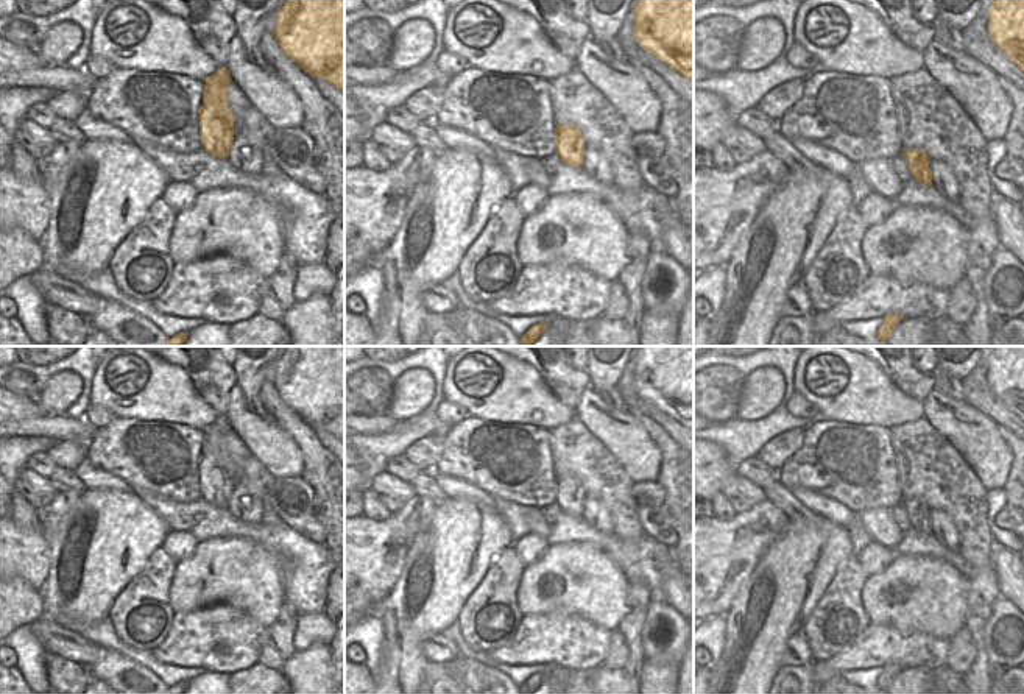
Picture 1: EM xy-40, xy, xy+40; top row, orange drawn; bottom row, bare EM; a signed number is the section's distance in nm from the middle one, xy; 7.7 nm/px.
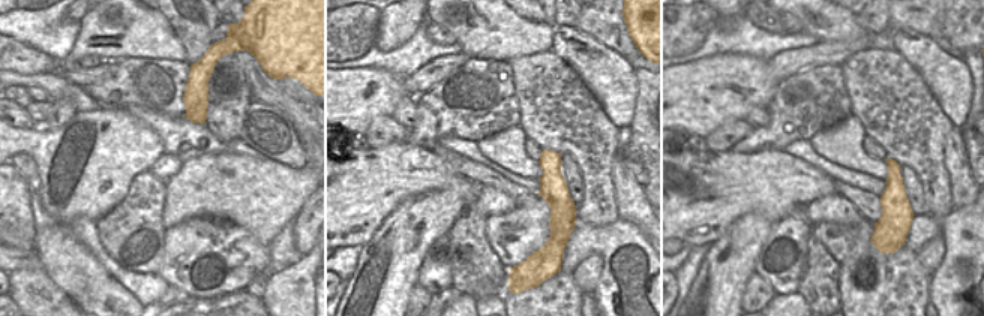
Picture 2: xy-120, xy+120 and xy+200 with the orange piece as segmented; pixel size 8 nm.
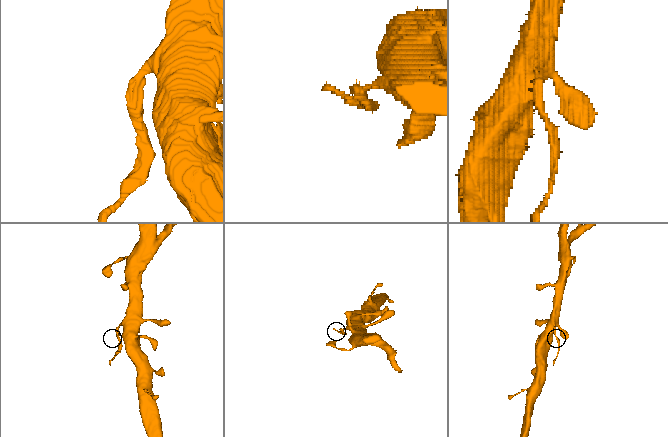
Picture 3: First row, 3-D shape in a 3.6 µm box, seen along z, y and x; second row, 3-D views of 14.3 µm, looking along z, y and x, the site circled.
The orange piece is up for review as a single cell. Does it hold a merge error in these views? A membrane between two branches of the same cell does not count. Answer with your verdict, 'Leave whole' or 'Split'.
Split.

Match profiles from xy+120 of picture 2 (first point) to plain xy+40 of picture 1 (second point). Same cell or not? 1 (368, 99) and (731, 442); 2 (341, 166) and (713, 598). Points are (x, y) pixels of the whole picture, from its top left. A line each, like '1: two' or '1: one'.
1: two
2: one

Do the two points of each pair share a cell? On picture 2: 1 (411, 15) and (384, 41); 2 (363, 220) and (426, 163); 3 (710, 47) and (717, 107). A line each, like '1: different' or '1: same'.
1: same
2: same
3: different

